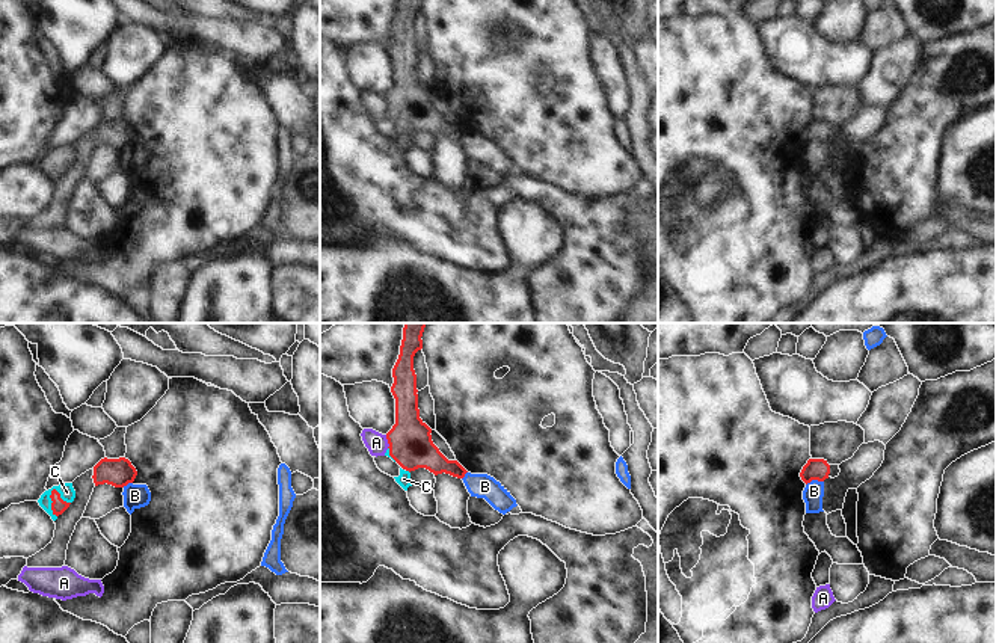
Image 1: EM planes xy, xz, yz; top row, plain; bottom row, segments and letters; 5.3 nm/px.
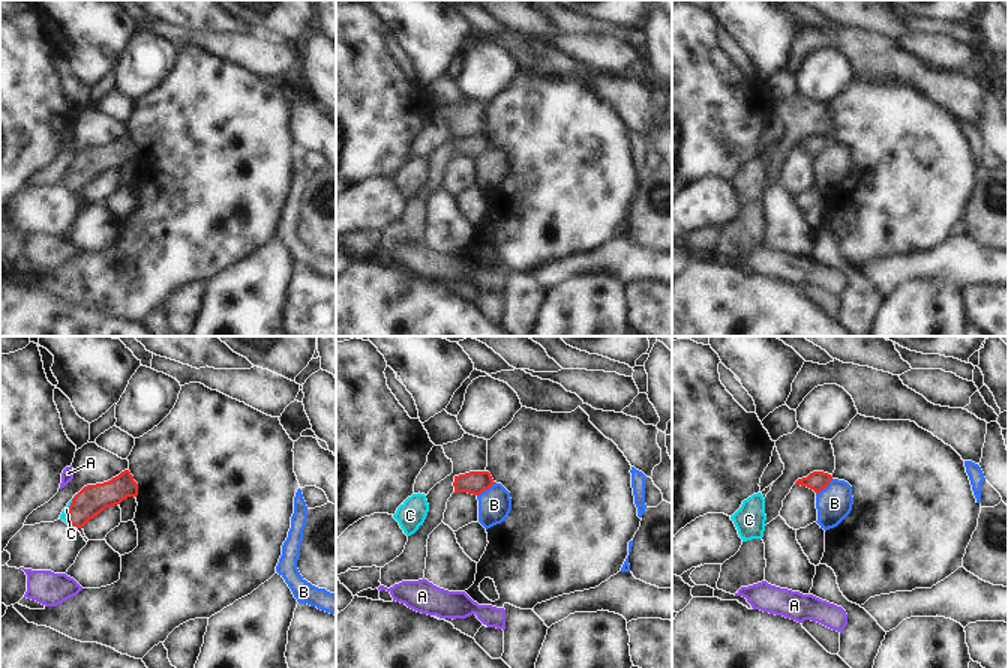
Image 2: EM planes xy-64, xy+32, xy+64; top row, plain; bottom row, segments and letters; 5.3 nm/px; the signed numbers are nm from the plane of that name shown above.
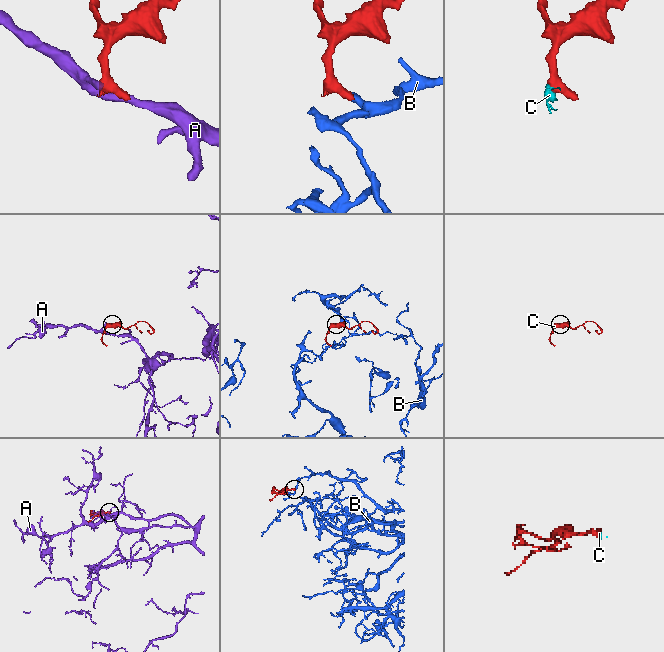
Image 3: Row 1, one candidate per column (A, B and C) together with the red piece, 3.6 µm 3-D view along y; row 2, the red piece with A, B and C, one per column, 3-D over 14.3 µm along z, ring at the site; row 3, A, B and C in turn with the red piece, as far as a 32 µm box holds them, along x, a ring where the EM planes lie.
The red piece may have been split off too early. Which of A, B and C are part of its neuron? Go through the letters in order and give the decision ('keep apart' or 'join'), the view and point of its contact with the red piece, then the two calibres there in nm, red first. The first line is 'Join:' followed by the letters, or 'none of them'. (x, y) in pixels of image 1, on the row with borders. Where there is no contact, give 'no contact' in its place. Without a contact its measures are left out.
Join: C
A: keep apart; meets red in xz at (388, 441); 240 nm thick on the red side, 120 nm on the other
B: keep apart; meets red in yz at (814, 479); 110 nm thick on the red side, 110 nm on the other
C: join; meets red in xy at (52, 503); 80 nm thick on the red side, 80 nm on the other

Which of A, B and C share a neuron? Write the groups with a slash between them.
A / B / C

